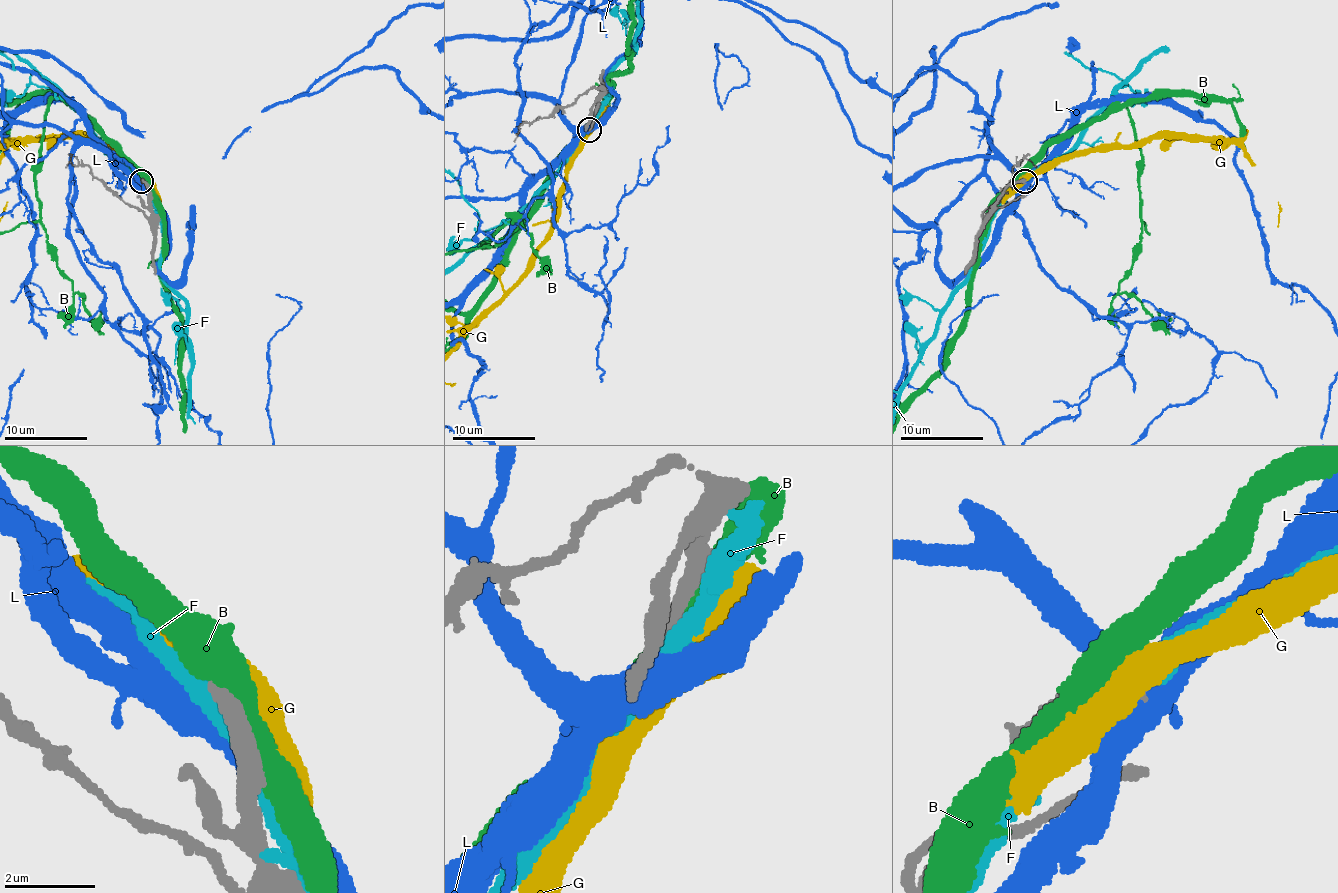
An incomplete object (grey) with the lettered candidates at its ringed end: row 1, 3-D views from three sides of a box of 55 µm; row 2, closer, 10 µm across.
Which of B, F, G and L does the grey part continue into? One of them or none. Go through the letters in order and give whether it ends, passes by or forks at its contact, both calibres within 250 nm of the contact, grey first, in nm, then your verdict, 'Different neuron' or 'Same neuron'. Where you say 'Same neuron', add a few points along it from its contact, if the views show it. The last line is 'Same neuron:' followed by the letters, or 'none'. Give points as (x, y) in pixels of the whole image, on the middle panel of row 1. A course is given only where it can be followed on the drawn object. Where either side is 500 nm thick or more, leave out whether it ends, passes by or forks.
B: Thickness 320 nm (grey) against 500 nm. Different neuron
F: It passes by. Thickness 440 nm (grey) against 460 nm. Different neuron
G: Thickness 400 nm (grey) against 550 nm. Different neuron
L: Thickness 400 nm (grey) against 550 nm. Different neuron
Same neuron: none

